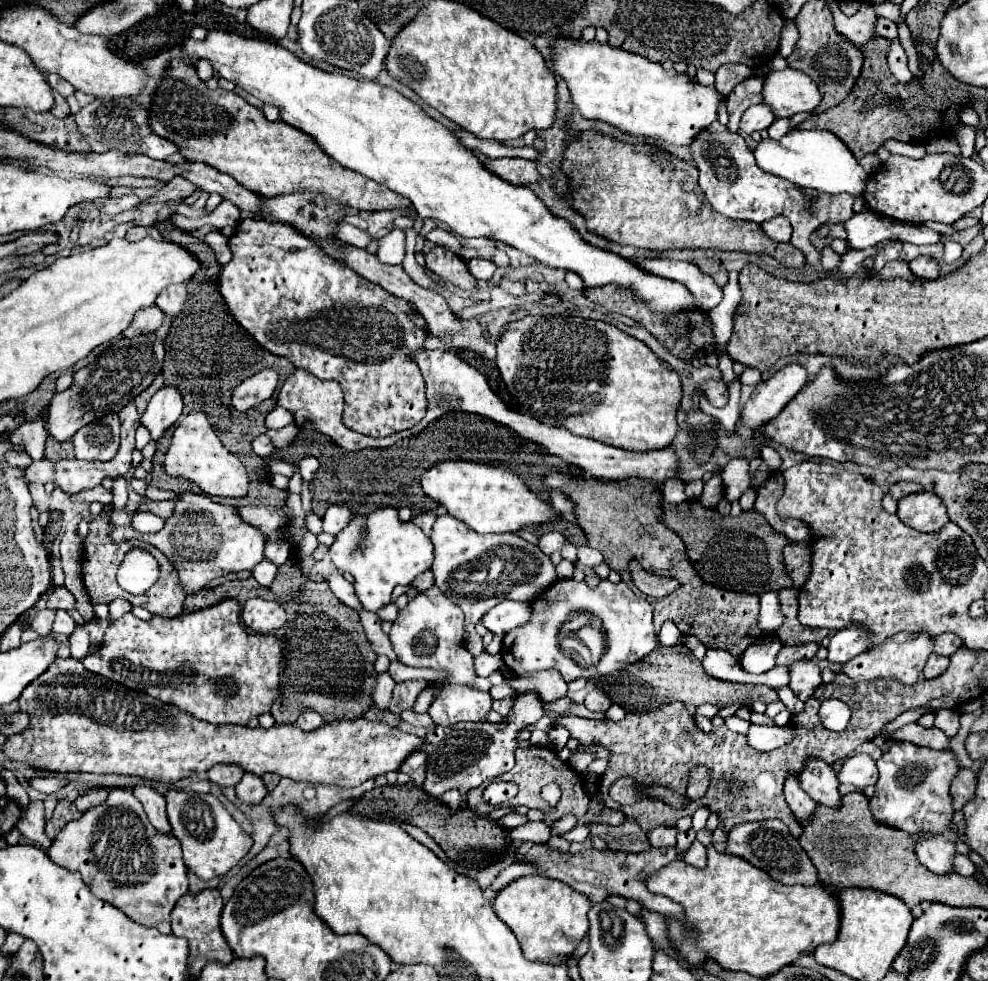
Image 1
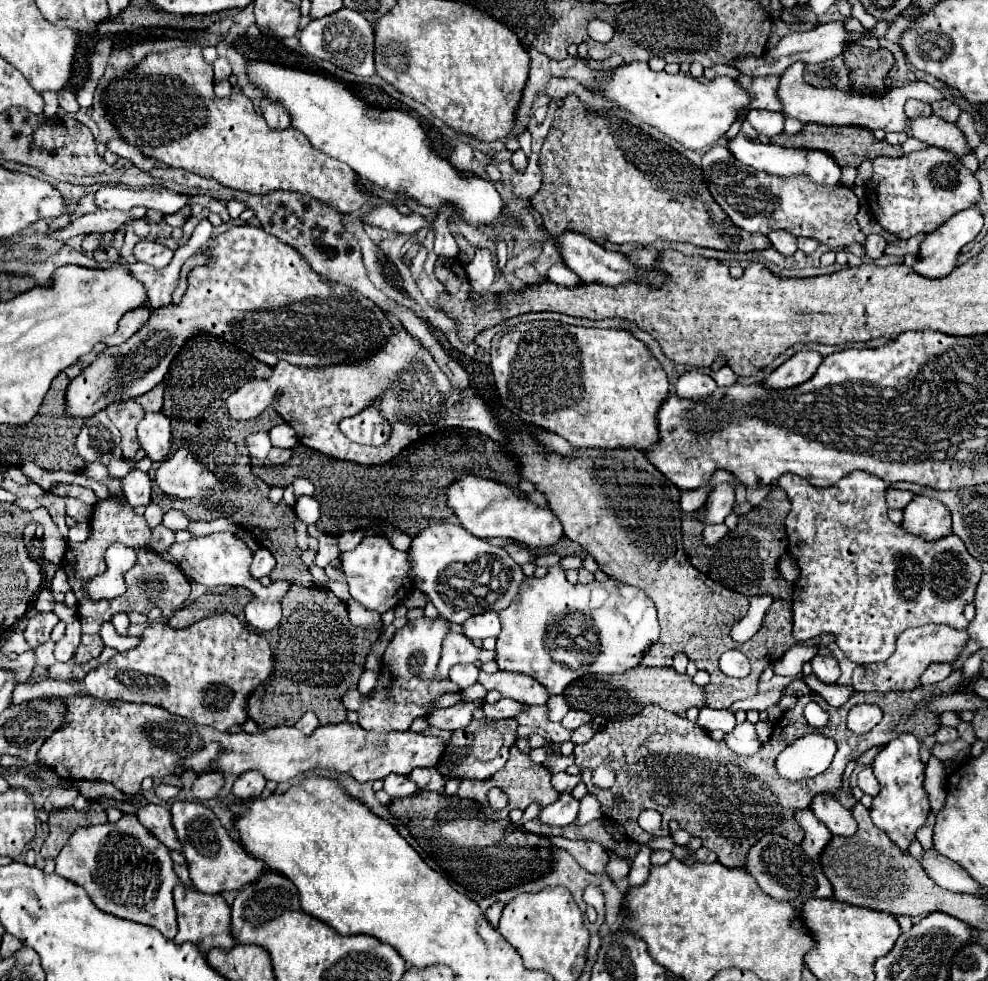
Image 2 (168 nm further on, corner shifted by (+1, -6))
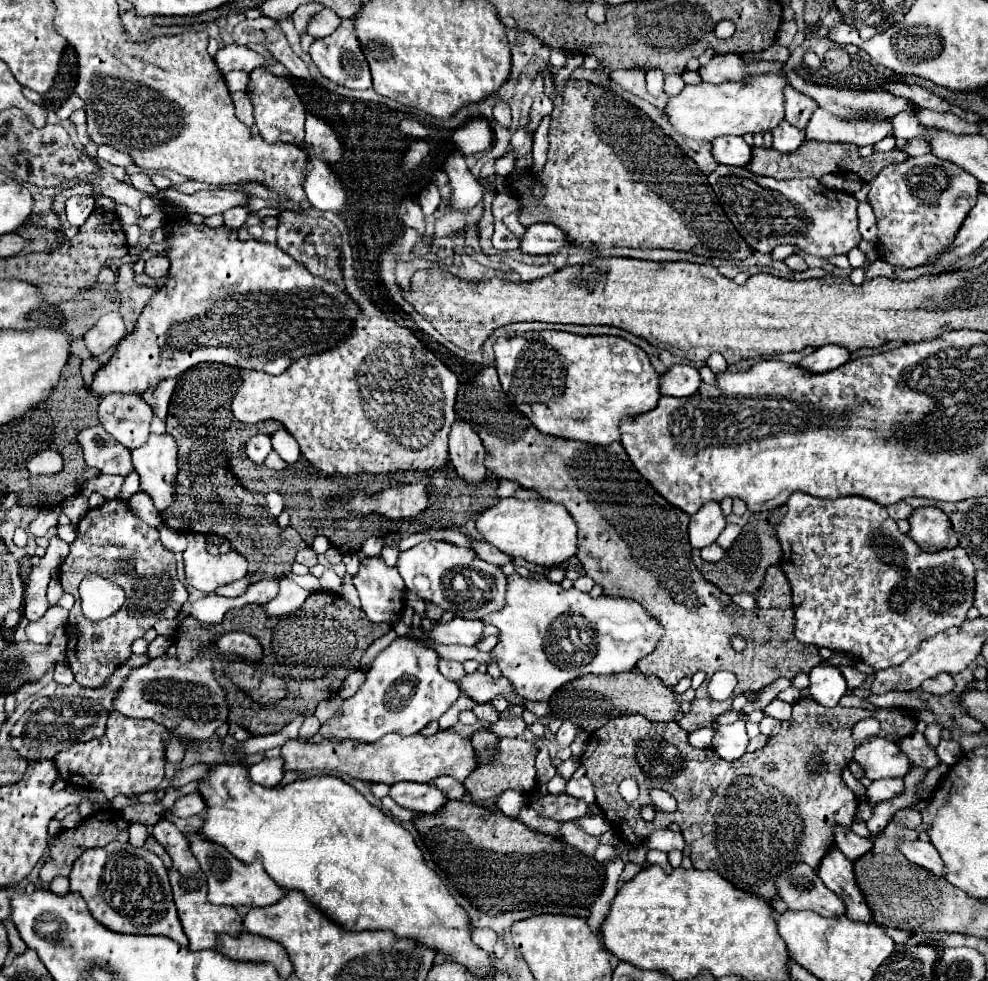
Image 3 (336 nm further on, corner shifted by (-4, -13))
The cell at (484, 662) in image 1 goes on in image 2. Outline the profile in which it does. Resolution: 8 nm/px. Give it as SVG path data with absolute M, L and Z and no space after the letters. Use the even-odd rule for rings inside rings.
M455 664L451 670L449 670L449 678L459 686L459 688L467 688L471 684L477 682L477 674L479 674L479 668L475 664Z

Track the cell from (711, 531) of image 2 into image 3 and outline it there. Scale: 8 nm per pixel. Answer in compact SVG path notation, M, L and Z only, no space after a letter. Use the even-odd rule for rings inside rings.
M712 543L702 549L702 559L704 561L718 561L724 555L724 549L718 543Z

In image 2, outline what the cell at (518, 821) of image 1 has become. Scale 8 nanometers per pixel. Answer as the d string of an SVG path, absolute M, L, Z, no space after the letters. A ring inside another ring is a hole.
M553 836L551 842L563 850L567 850L587 872L603 872L607 868L609 854L597 842L567 840L567 838L559 838L559 836Z

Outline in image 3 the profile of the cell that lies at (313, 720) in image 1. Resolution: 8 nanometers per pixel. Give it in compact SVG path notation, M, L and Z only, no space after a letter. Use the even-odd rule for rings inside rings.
M310 715L310 717L306 717L304 725L300 727L300 737L302 739L312 739L318 733L318 729L320 729L320 721L314 715Z

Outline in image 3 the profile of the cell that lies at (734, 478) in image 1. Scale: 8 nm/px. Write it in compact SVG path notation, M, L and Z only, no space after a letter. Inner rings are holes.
M718 501L706 503L698 513L690 517L688 525L690 545L696 549L712 545L724 527L726 527L726 515L722 513L720 503Z

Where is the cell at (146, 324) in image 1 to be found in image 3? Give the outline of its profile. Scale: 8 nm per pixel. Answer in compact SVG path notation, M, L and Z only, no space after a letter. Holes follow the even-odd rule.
M110 311L98 319L98 323L84 335L84 343L92 355L102 355L126 335L124 319L118 311Z

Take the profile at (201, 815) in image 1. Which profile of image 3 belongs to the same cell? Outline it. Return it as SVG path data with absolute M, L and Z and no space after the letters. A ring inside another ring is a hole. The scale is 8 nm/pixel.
M194 831L188 835L190 837L190 851L192 855L198 859L202 871L206 873L208 879L208 901L212 905L250 905L250 907L264 907L264 905L272 905L276 903L282 895L284 889L280 889L264 871L264 867L260 863L252 863L246 865L242 861L238 861L230 851L226 851L226 847L208 841L208 839L200 839L200 833Z

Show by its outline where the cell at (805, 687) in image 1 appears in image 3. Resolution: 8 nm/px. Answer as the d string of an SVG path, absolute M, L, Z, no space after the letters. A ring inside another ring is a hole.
M774 699L774 701L768 703L762 711L764 711L764 715L770 715L770 717L774 717L774 719L784 721L784 719L788 719L788 717L792 715L792 705L788 705L788 703L780 701L780 699Z

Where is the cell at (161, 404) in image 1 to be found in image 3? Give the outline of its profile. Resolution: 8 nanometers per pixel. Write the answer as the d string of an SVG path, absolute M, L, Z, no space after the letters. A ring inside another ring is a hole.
M150 435L148 441L130 451L134 469L140 473L140 489L146 491L154 507L164 511L174 501L174 485L176 485L176 441L172 435Z

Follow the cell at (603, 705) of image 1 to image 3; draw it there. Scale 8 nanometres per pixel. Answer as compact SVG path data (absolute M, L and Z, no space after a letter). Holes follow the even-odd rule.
M564 721L562 727L560 727L558 733L556 733L558 745L560 745L560 747L568 747L568 745L574 741L576 735L578 735L578 725L574 725L572 721Z

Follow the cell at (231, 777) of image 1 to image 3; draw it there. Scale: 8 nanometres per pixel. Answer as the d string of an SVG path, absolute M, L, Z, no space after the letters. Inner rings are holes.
M190 793L190 795L184 795L180 797L174 807L172 807L172 813L178 815L178 817L192 817L192 815L198 815L200 811L206 809L206 803L204 803L204 797L198 795L198 793Z

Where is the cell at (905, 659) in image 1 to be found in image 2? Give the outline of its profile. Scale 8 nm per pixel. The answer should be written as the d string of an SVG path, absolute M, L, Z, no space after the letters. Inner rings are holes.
M931 624L905 630L897 640L897 650L887 662L871 664L871 666L857 666L853 672L853 688L859 692L891 692L891 690L911 690L919 686L919 676L925 672L929 664L953 664L963 646L967 644L969 634L967 630L957 630L945 624Z

